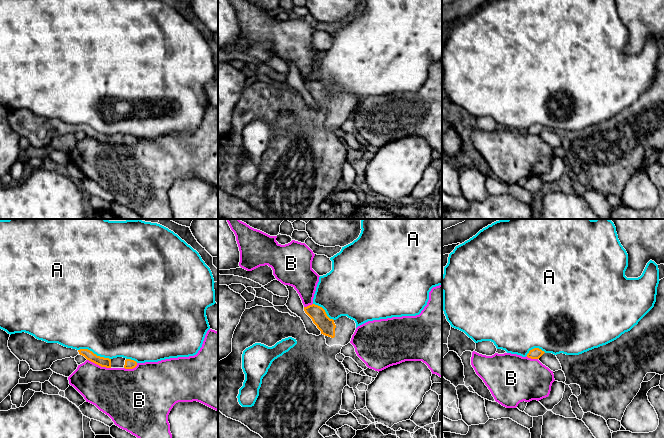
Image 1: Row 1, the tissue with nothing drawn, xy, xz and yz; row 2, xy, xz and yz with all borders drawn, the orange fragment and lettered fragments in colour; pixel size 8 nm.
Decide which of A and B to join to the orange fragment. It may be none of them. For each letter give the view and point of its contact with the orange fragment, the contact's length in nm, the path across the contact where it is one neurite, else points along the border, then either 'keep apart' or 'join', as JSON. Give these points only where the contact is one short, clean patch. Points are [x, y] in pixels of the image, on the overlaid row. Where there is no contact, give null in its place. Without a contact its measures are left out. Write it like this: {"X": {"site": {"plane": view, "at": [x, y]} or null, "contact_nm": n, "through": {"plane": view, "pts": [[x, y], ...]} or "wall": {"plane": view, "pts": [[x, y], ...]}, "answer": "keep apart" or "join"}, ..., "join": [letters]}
{"A": {"site": {"plane": "xy", "at": [93, 353]}, "contact_nm": 280, "answer": "keep apart"}, "B": {"site": {"plane": "xy", "at": [99, 365]}, "contact_nm": 200, "answer": "keep apart"}, "join": []}

